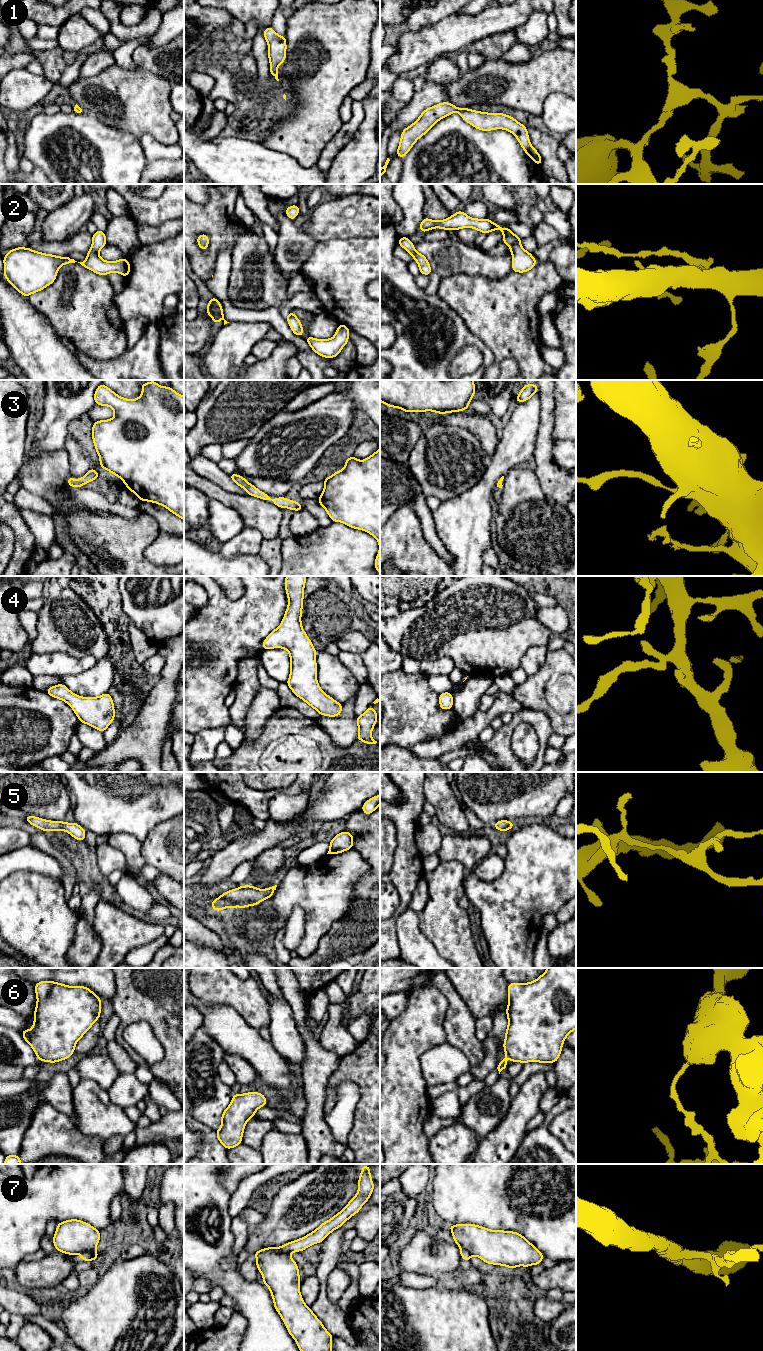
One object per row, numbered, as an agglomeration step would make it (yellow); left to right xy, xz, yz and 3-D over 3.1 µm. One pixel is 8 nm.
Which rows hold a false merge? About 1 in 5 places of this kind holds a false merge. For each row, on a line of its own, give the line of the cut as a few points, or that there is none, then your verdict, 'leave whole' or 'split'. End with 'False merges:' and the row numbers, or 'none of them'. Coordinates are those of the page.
1: cut none; leave whole
2: cut none; leave whole
3: cut none; leave whole
4: cut none; leave whole
5: cut none; leave whole
6: cut yz (506, 1054), (508, 1056); split
7: cut xy (94, 1249), (79, 1253); split
False merges: 6, 7

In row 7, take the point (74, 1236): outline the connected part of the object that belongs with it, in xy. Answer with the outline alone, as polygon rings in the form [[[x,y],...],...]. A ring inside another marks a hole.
[[[78,1219],[58,1223],[53,1244],[61,1253],[75,1255],[94,1251],[100,1240],[100,1231]]]

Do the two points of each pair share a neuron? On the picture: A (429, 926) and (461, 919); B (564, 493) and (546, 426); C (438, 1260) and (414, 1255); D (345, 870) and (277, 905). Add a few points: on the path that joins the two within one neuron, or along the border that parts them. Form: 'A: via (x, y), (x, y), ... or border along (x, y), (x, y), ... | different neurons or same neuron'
A: via (437, 923), (453, 923) | same neuron
B: via (550, 476), (544, 467), (544, 443) | same neuron
C: via (432, 1257), (420, 1255) | same neuron
D: via (328, 884), (325, 887), (300, 887), (294, 891) | same neuron

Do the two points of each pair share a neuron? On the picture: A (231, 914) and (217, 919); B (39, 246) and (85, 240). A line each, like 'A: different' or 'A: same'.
A: different
B: same

